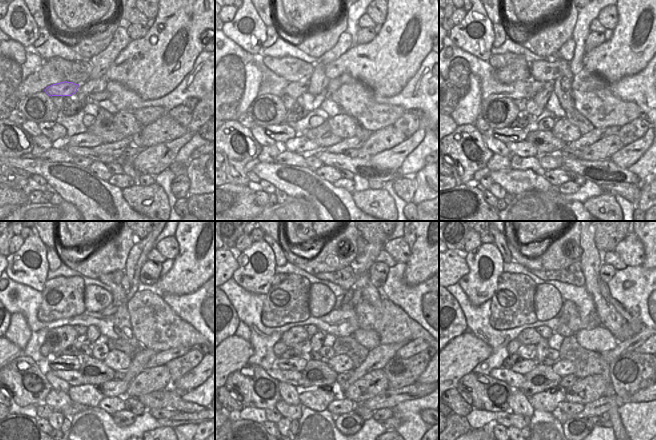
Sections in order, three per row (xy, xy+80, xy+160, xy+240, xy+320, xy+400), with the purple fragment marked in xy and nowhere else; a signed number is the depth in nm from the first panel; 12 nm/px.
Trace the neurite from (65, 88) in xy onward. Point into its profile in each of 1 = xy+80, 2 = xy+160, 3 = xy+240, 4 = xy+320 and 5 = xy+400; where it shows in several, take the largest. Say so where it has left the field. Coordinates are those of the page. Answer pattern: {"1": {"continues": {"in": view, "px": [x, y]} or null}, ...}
{"1": {"continues": {"in": "xy+80", "px": [294, 89]}}, "2": {"continues": {"in": "xy+160", "px": [534, 86]}}, "3": {"continues": {"in": "xy+240", "px": [111, 309]}}, "4": {"continues": {"in": "xy+320", "px": [361, 264]}}, "5": {"continues": {"in": "xy+400", "px": [602, 254]}}}

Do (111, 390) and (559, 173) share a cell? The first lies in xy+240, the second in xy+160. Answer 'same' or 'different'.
different

